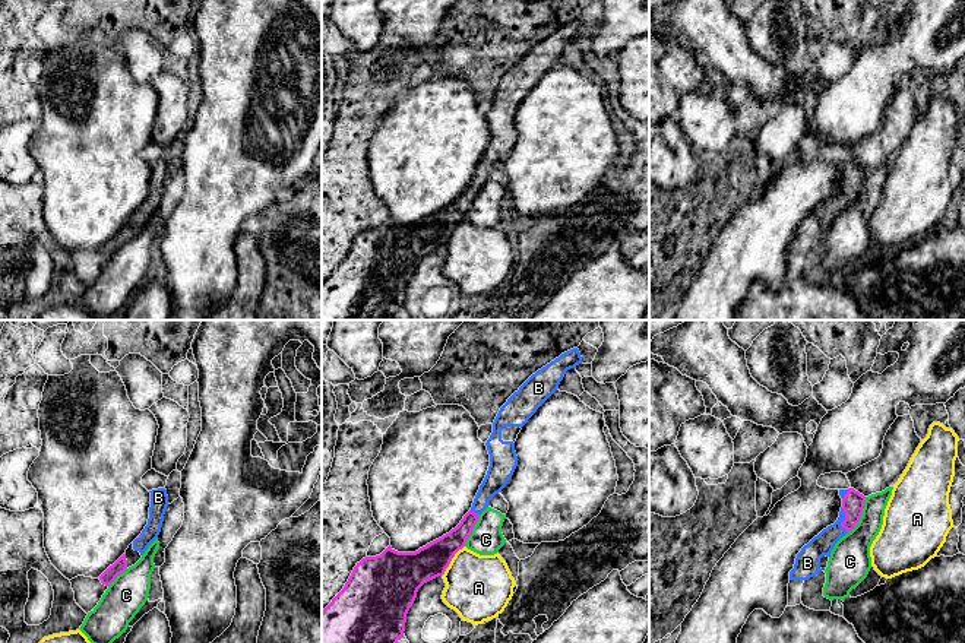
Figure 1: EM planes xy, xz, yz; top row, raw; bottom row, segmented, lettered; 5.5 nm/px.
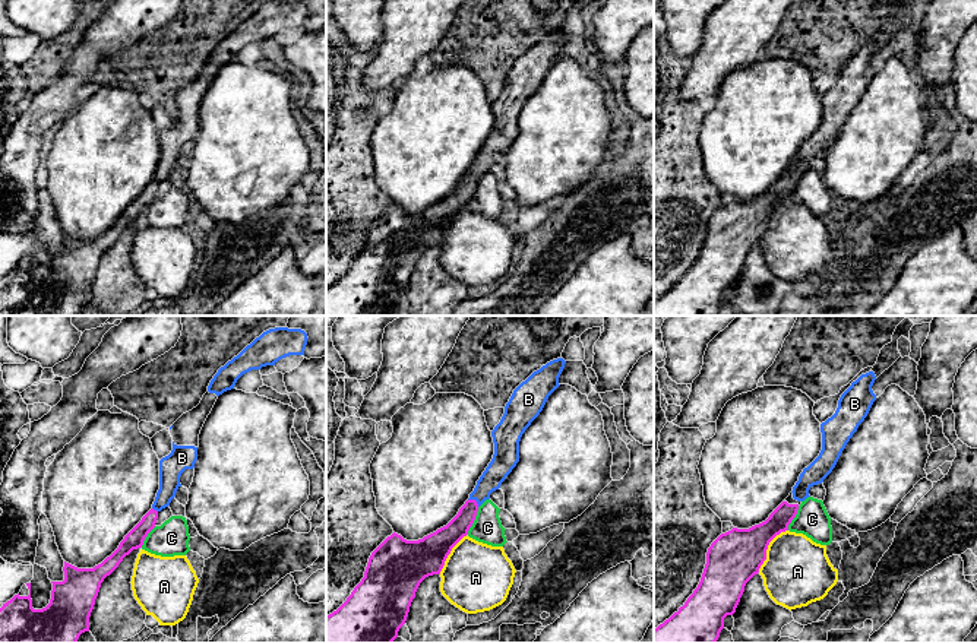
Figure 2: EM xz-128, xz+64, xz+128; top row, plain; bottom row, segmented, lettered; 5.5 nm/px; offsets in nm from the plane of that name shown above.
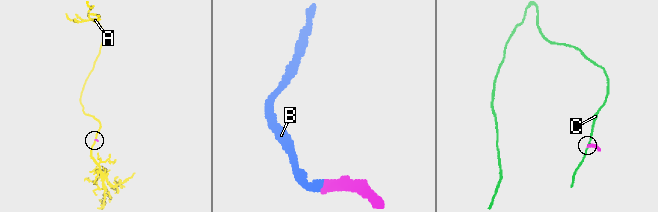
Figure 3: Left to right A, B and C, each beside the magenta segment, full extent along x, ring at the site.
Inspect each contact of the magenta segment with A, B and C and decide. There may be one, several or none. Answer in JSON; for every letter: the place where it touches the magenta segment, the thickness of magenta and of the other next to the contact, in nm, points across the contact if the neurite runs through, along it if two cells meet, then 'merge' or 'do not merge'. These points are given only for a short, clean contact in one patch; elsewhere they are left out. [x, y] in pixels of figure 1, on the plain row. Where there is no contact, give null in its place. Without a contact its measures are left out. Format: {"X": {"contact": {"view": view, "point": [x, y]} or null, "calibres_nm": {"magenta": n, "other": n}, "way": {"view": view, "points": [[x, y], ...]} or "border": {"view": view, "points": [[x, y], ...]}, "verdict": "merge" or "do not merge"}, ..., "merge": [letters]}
{"A": {"contact": {"view": "xz", "point": [451, 233]}, "calibres_nm": {"magenta": 220, "other": 360}, "verdict": "do not merge"}, "B": {"contact": {"view": "yz", "point": [844, 193]}, "calibres_nm": {"magenta": 130, "other": 120}, "way": {"view": "yz", "points": [[853, 176], [851, 184], [844, 193], [820, 218]]}, "verdict": "merge"}, "C": {"contact": {"view": "yz", "point": [861, 186]}, "calibres_nm": {"magenta": 130, "other": 220}, "verdict": "do not merge"}, "merge": ["B"]}

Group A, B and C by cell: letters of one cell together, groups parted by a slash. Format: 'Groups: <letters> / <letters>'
Groups: A C / B

